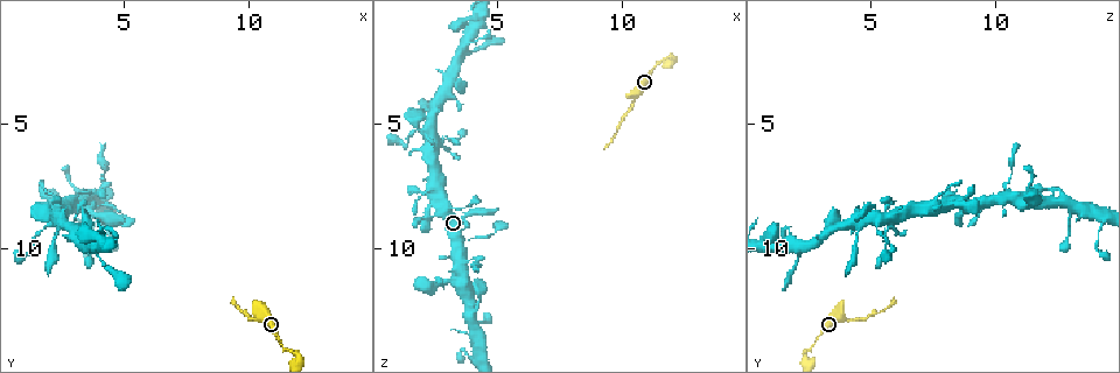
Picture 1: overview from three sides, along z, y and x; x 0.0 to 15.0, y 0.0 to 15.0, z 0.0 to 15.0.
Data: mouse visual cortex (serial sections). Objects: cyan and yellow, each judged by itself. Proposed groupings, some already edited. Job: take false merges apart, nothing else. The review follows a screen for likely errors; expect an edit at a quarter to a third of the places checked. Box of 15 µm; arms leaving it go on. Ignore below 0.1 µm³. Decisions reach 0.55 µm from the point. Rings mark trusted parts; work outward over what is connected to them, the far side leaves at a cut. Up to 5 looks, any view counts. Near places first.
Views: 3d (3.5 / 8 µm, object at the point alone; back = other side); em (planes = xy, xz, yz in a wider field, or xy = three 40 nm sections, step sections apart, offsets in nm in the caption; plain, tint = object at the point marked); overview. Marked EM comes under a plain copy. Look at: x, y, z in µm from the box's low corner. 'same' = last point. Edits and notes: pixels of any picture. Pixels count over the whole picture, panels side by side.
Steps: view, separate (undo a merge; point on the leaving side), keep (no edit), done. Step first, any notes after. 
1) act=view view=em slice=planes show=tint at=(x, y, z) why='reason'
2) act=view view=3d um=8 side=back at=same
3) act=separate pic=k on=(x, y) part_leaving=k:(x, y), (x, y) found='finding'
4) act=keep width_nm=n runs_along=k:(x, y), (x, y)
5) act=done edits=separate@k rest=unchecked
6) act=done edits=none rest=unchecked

act=view view=3d um=8 at=(11.8, 14.2, 2.3) why='abrupt turn'

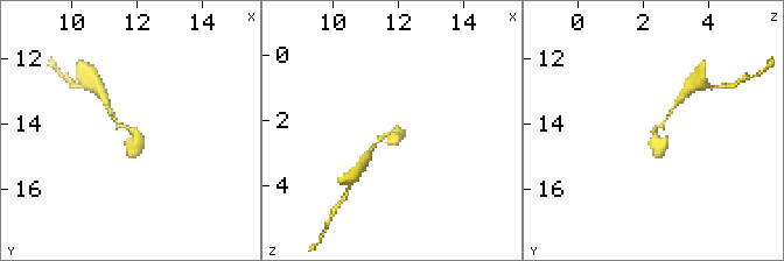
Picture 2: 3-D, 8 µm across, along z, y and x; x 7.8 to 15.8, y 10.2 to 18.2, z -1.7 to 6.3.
act=view view=em slice=planes show=tint at=(11.7, 14.2, 2.4) arm_widths_nm=100,350

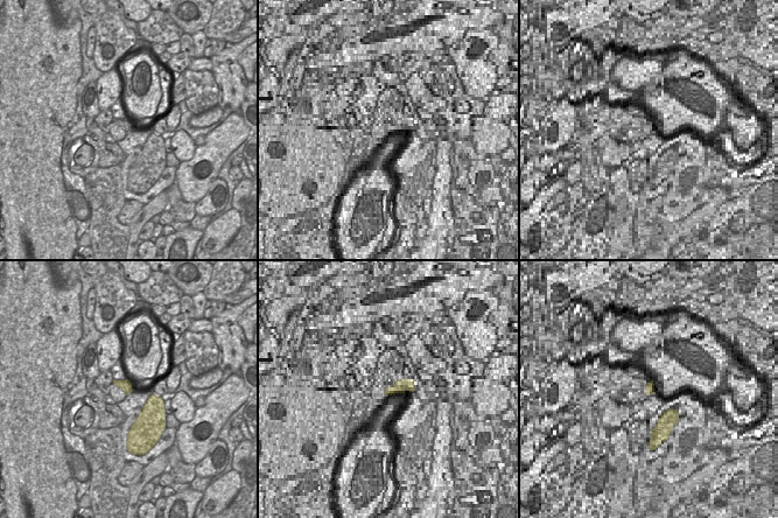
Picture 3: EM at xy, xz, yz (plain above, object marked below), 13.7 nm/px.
act=separate pic=2 on=(401, 134) found='two cells meet here'

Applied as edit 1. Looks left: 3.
act=view view=overview

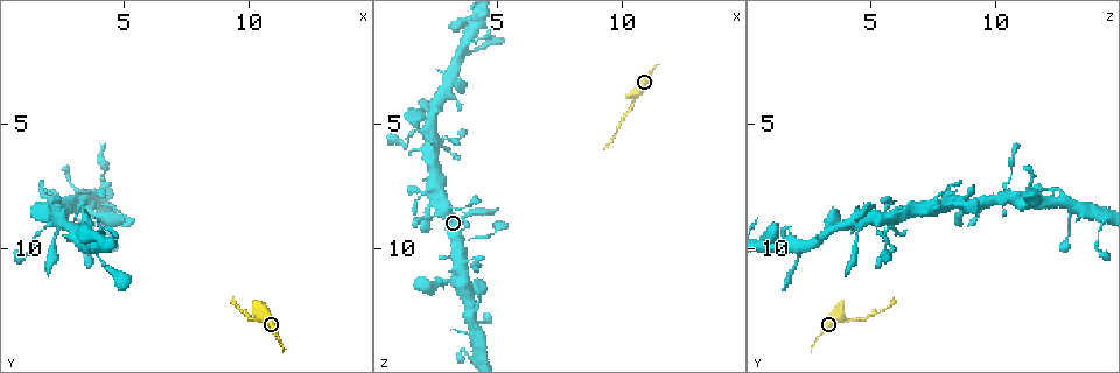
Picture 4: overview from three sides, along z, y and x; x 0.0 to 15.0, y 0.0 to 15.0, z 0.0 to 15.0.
act=view view=3d um=8 at=(2.3, 8.7, 4.6) why='arms part here'

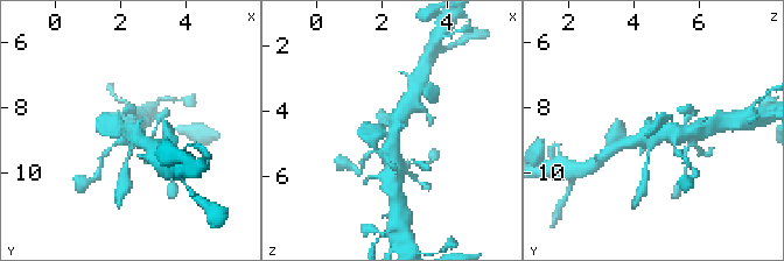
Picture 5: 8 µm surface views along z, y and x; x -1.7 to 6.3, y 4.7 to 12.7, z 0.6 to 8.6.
act=view view=em slice=xy step=1 show=tint at=(2.3, 8.8, 4.8) why='need the tissue'

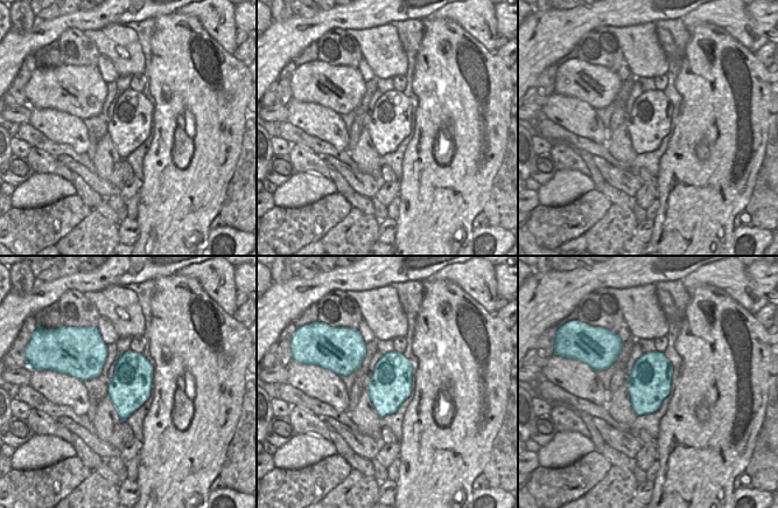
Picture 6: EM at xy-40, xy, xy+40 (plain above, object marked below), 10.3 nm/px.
act=keep found='all the same cell'

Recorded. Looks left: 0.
act=done edits=separate@2 rest=unchecked

